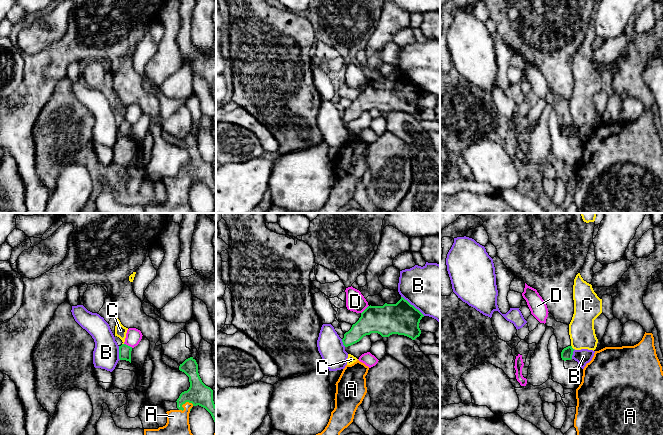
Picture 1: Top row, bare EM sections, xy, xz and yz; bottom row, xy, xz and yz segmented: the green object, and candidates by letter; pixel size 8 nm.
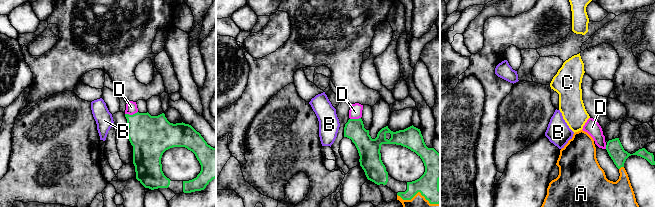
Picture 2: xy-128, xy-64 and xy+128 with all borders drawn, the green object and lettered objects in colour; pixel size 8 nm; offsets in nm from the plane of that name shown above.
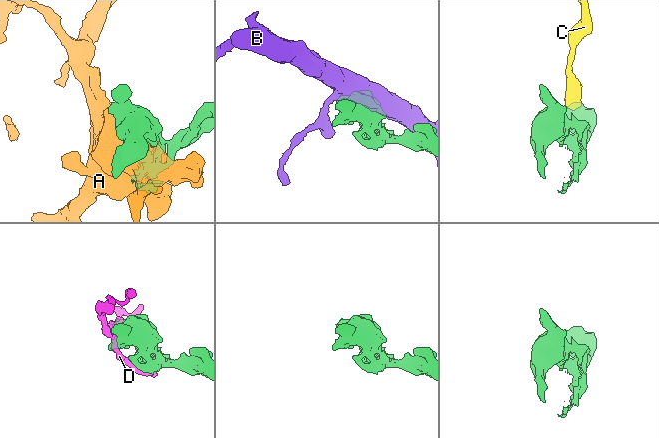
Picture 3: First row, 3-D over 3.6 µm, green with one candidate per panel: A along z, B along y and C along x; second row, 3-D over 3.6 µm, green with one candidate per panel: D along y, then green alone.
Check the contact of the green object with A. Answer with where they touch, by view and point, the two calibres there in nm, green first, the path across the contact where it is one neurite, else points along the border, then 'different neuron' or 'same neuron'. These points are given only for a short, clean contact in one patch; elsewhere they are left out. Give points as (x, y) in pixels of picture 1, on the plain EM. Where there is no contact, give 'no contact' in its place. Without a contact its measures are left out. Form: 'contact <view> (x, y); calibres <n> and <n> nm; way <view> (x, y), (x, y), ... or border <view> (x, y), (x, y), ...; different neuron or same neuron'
contact xy (183, 179); calibres 180 and 220 nm; same neuron

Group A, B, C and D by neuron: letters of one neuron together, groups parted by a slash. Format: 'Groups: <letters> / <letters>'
Groups: A / B / C / D

